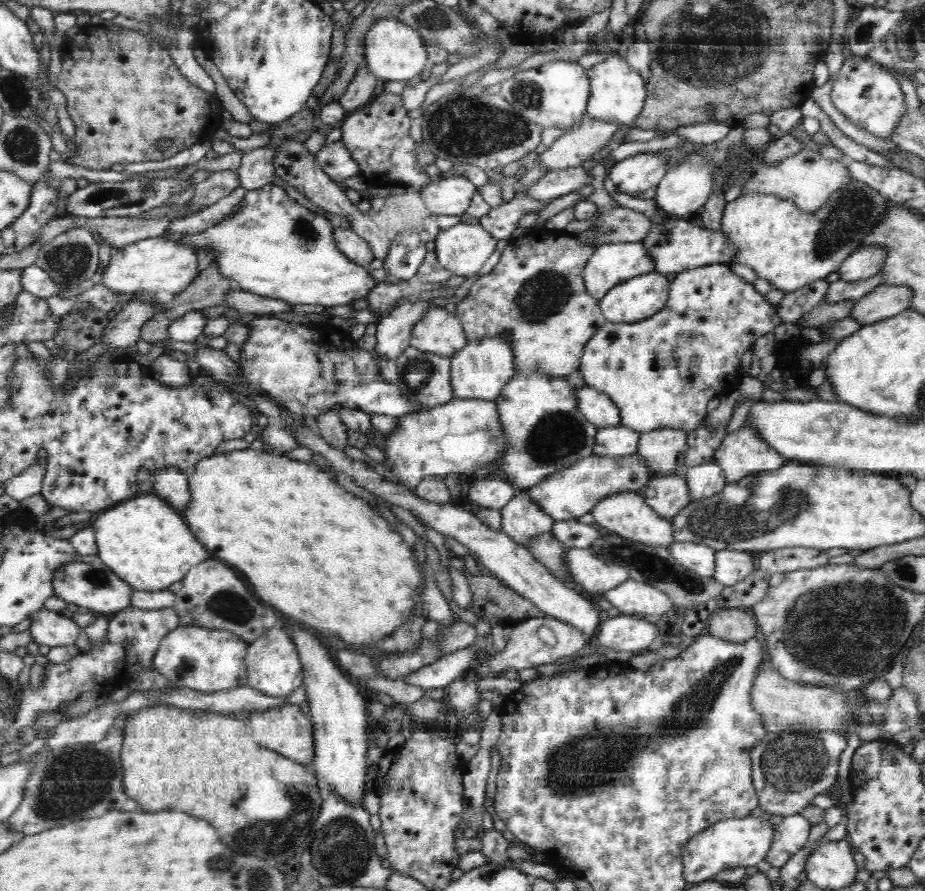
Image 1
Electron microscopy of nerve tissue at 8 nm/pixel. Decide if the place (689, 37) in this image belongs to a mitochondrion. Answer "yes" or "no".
yes

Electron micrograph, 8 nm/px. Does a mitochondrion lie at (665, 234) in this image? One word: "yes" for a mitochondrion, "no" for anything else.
no

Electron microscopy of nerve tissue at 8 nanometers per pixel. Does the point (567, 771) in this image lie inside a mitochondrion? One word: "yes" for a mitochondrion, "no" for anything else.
yes

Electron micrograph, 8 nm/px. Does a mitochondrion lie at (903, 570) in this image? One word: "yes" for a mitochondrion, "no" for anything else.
yes

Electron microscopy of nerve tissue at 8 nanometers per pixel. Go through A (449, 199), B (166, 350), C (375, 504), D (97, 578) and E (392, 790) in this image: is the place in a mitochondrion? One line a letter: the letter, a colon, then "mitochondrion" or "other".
A: other
B: other
C: other
D: mitochondrion
E: other

